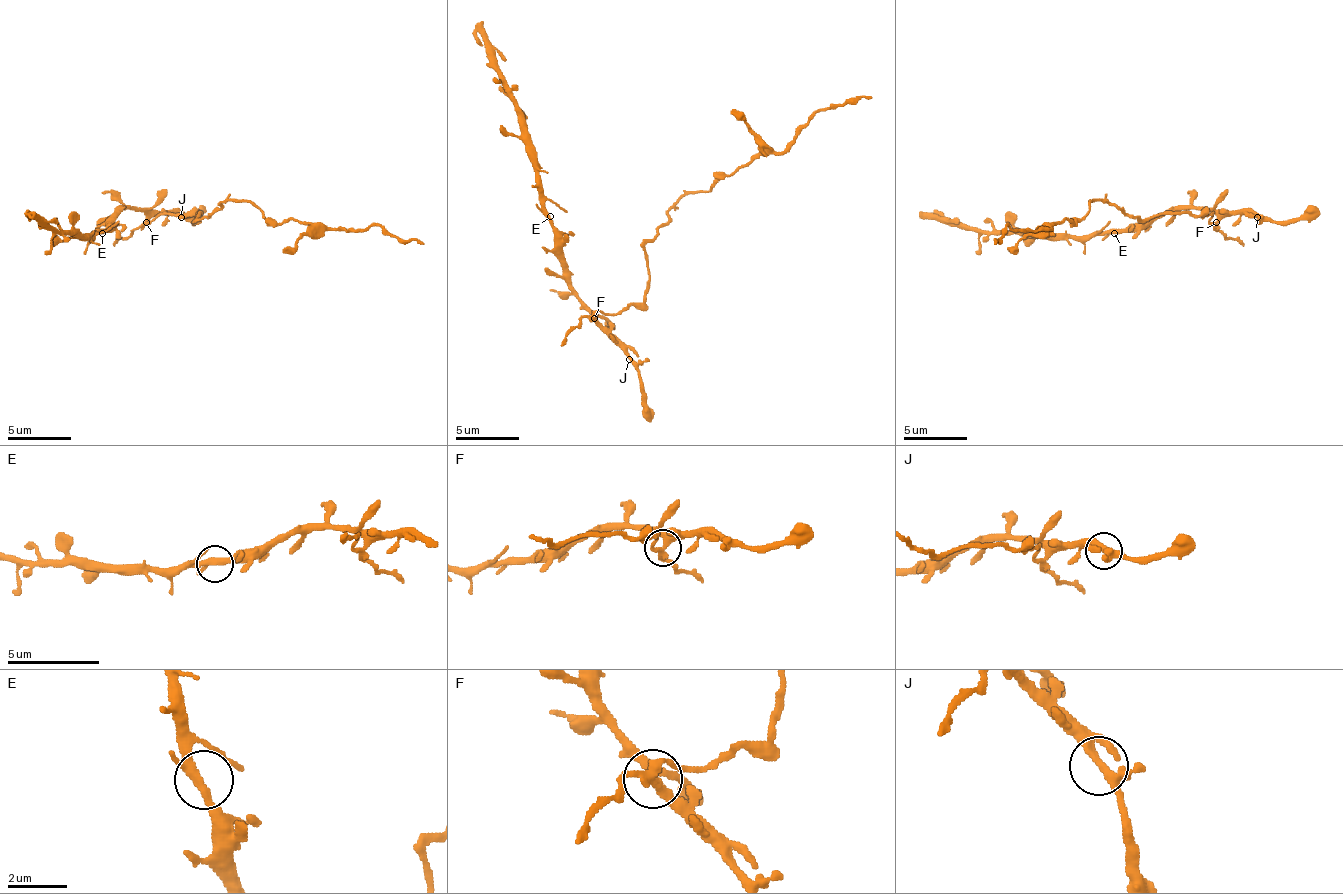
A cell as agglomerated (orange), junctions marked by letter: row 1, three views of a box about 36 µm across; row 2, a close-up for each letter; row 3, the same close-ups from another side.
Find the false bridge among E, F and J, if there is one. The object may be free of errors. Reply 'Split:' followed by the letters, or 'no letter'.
Split: F

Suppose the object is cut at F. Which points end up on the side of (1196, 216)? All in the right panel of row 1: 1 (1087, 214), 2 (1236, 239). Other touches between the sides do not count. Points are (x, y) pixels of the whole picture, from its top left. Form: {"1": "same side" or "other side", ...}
{"1": "same side", "2": "same side"}

